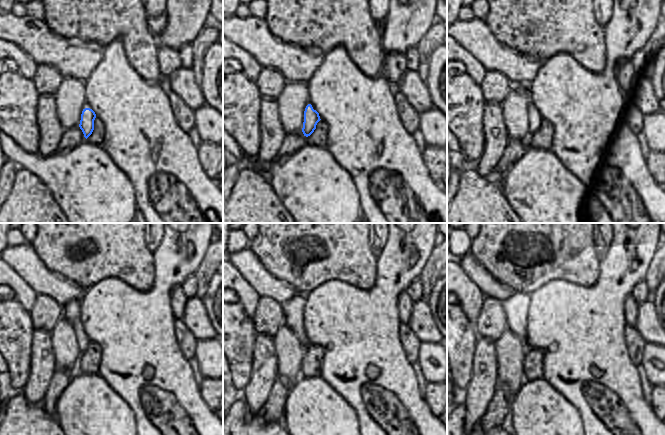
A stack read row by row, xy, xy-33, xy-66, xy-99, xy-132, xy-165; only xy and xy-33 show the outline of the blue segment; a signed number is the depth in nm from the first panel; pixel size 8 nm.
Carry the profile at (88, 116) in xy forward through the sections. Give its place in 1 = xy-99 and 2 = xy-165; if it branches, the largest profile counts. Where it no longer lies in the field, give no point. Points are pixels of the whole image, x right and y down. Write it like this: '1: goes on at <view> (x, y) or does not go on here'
1: goes on at xy-99 (73, 310)
2: goes on at xy-165 (517, 307)

